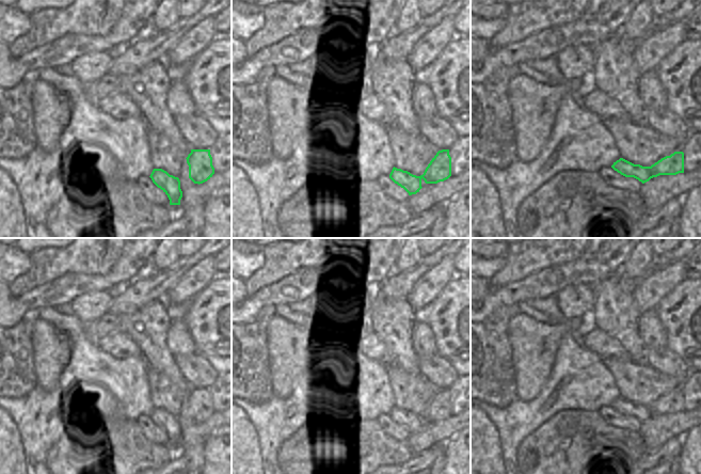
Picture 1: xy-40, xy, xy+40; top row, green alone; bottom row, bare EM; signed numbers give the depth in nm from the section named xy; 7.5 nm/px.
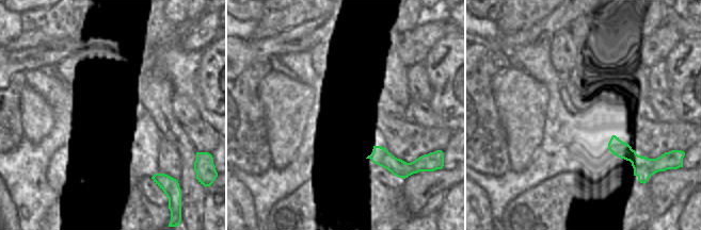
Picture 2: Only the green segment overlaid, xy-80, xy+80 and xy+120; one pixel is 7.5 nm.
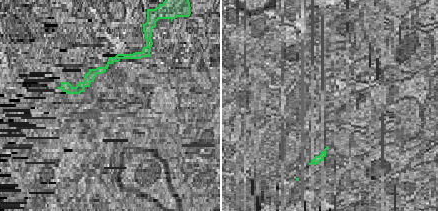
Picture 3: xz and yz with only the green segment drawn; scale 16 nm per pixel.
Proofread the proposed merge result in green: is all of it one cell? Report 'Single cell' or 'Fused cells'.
Fused cells

